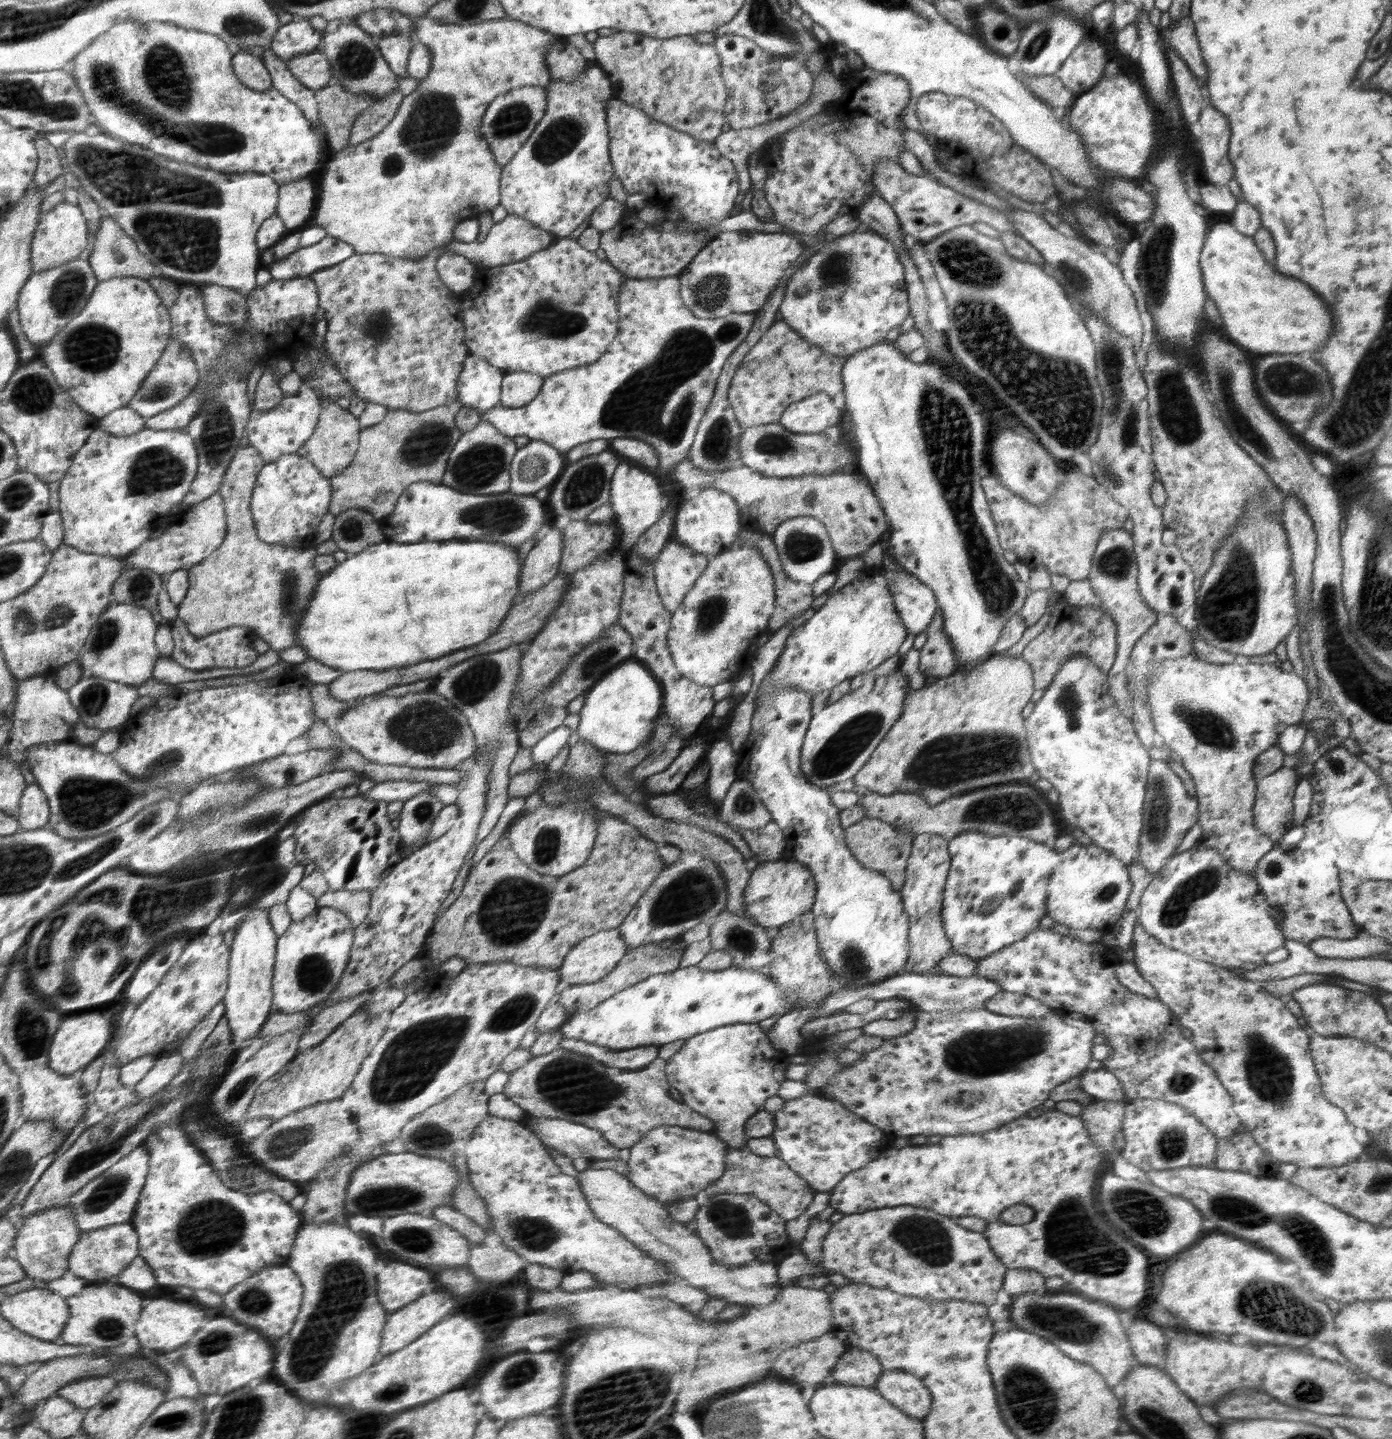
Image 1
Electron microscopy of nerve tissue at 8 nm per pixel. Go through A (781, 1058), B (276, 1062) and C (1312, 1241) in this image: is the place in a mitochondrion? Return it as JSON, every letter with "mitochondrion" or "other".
{"A":"other","B":"other","C":"mitochondrion"}

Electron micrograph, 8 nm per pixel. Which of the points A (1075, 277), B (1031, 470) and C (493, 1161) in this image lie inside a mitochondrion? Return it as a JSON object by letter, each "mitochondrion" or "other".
{"A":"mitochondrion","B":"mitochondrion","C":"other"}

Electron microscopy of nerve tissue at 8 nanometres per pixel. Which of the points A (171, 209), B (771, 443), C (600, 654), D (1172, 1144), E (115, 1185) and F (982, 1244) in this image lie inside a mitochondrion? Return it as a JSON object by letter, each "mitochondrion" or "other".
{"A":"mitochondrion","B":"mitochondrion","C":"mitochondrion","D":"mitochondrion","E":"mitochondrion","F":"other"}

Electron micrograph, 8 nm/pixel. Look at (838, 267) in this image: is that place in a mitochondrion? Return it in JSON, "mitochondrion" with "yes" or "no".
{"mitochondrion":"yes"}

